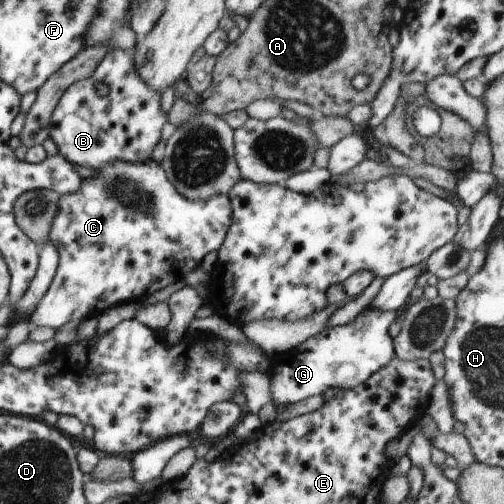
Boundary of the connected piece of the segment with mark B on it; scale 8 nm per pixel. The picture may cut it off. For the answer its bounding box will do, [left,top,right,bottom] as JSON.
[49,49,168,170]

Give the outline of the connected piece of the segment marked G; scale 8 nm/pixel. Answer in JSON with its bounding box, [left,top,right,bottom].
[267,306,396,406]

